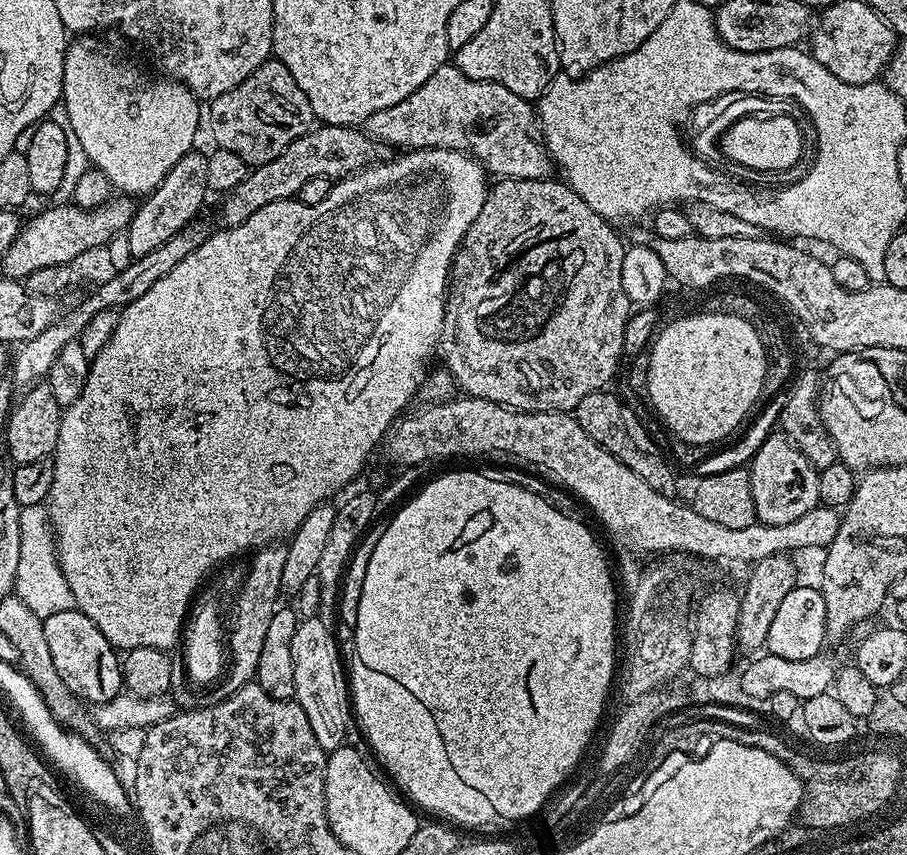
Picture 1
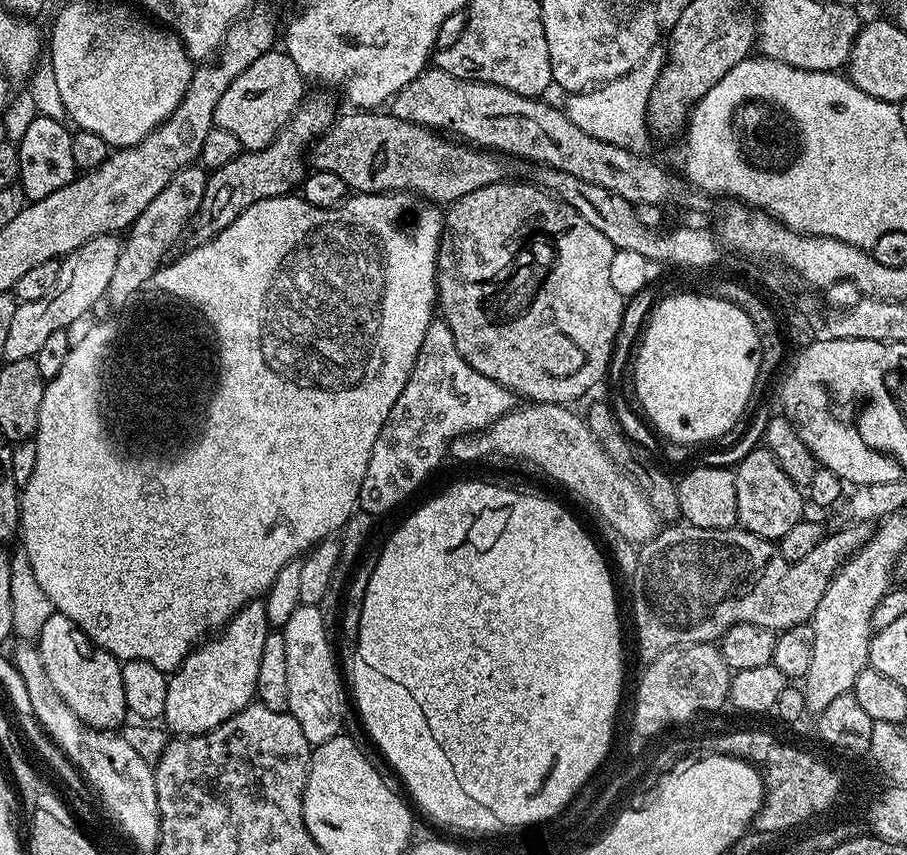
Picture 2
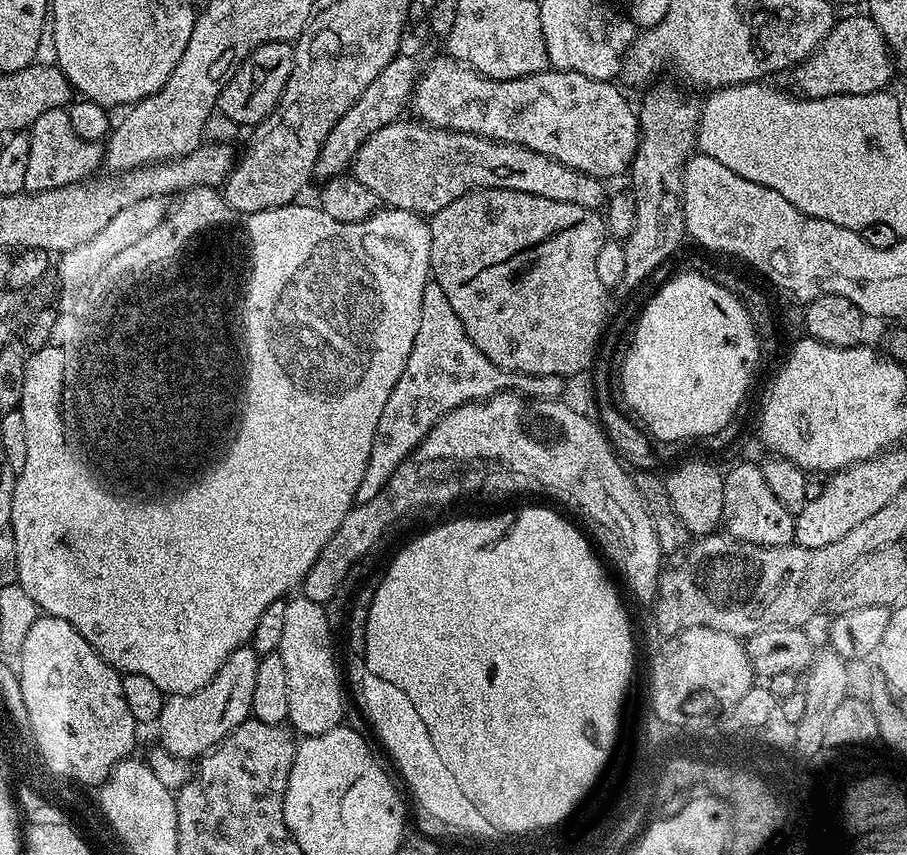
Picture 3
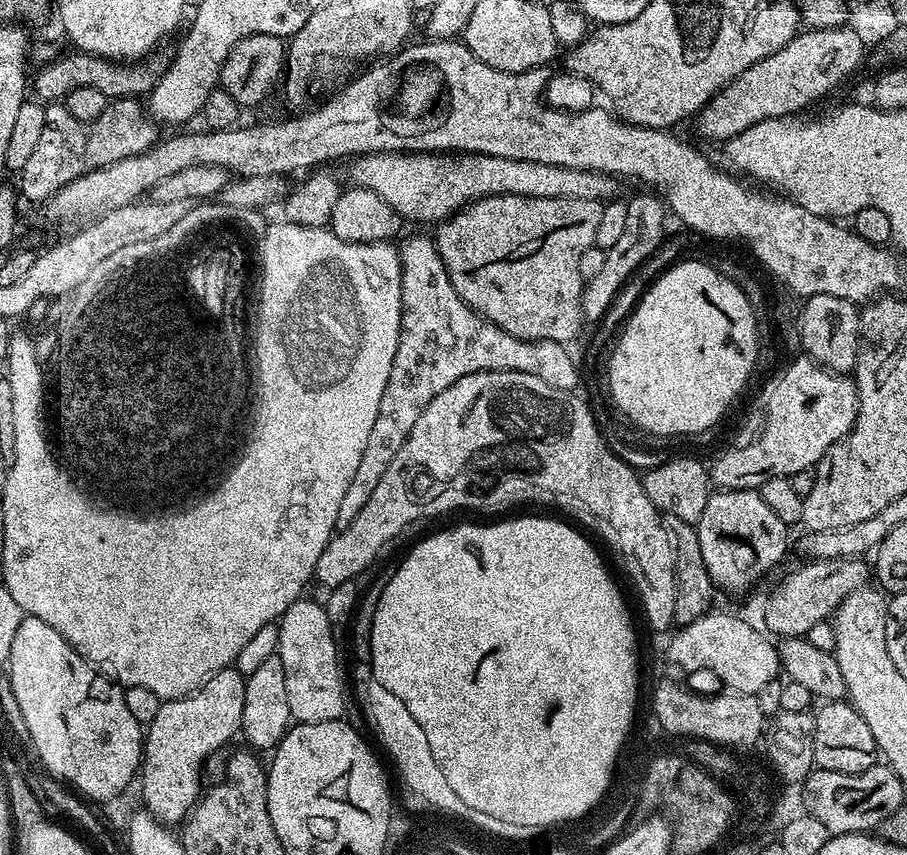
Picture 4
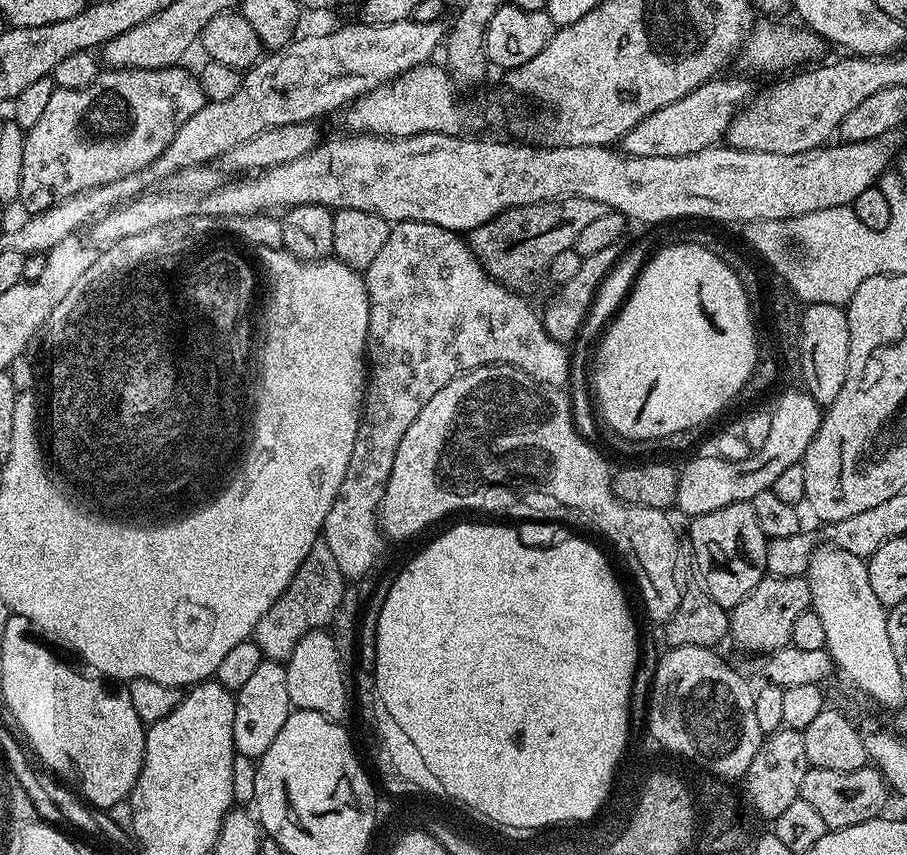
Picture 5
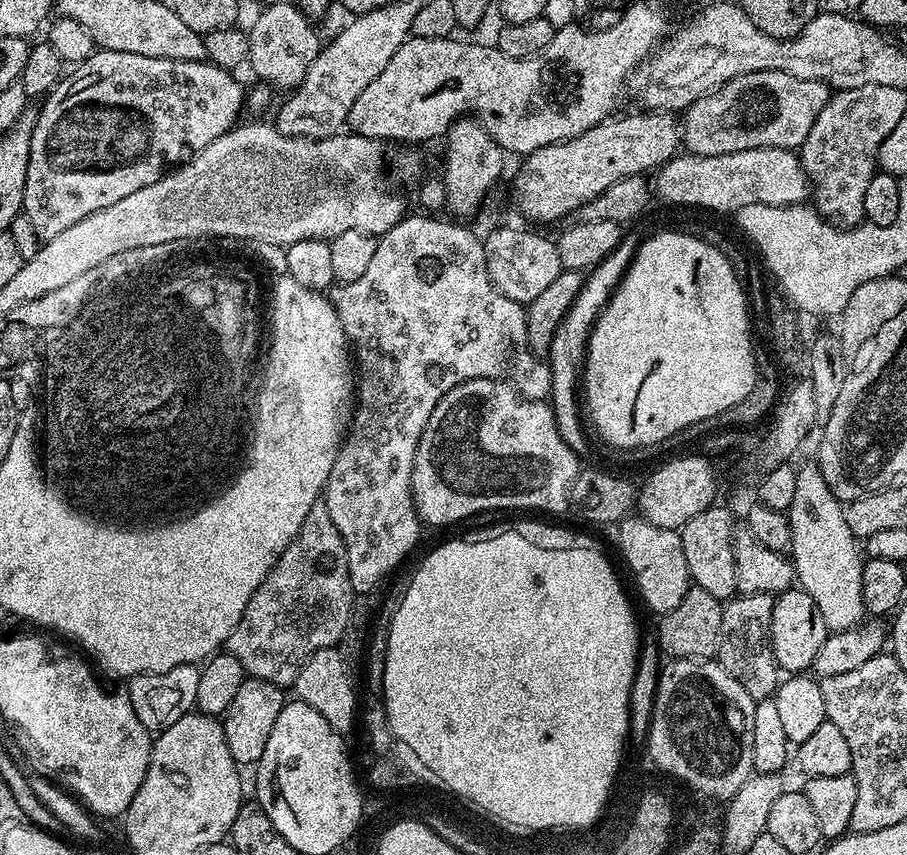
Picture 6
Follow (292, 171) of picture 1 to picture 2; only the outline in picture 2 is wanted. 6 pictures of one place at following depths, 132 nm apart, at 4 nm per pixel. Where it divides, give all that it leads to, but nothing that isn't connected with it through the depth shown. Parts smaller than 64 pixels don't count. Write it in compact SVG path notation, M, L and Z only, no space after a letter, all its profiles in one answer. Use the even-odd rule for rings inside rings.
M348 110L343 116L316 139L310 149L310 164L317 172L338 174L353 193L407 192L447 206L470 190L502 184L511 177L509 157L457 142L387 111Z

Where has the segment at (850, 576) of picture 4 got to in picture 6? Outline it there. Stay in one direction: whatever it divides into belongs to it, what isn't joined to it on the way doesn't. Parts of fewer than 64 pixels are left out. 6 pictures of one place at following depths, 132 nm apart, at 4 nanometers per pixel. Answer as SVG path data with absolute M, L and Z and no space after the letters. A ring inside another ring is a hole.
M737 594L724 604L718 663L741 685L754 701L767 700L782 679L782 669L772 653L772 596Z

